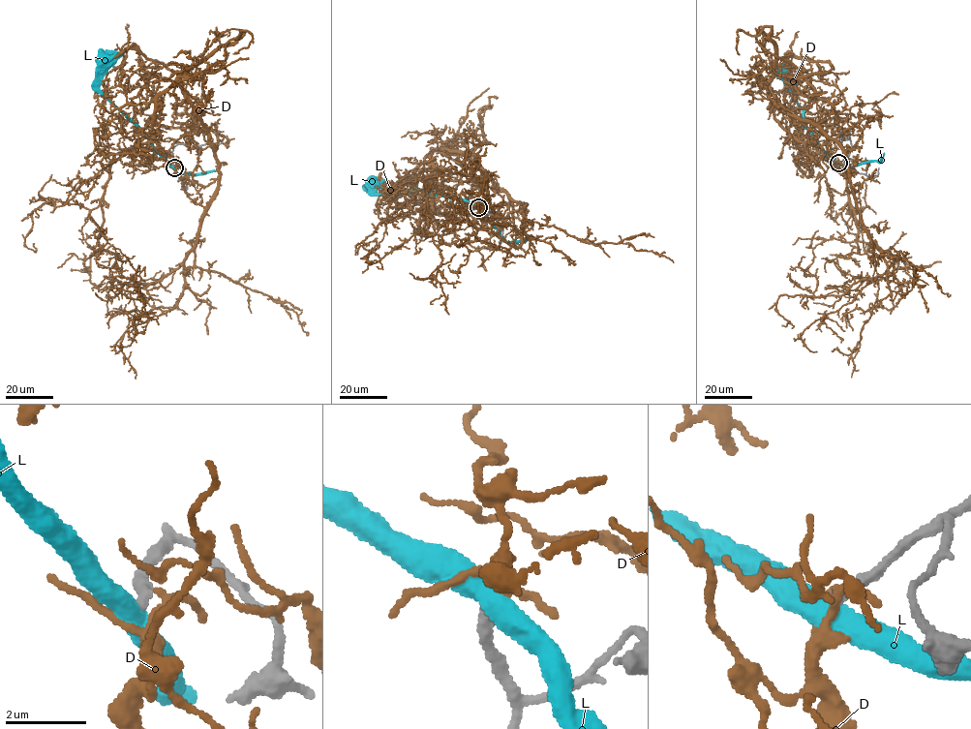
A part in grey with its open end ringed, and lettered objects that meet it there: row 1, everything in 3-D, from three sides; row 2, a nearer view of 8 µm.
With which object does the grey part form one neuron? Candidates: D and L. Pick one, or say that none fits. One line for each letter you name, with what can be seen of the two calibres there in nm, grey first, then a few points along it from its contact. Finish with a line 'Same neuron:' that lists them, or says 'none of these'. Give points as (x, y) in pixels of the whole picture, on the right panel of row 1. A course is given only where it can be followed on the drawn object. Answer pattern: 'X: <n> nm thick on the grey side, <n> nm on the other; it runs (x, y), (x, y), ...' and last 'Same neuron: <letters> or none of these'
Same neuron: none of these

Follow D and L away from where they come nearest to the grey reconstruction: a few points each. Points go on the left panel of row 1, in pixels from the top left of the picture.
D: (175, 167), (203, 186), (218, 175), (174, 82), (101, 203), (43, 203), (33, 243)
L: (174, 168), (100, 90), (105, 61)

